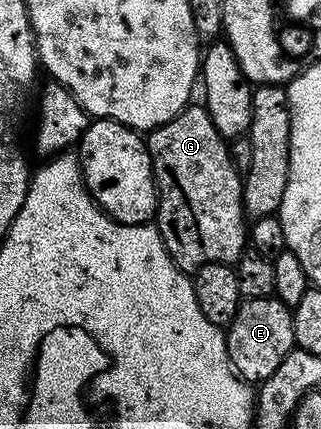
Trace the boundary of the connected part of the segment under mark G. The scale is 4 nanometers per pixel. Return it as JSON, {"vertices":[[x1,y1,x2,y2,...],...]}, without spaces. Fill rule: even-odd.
{"vertices":[[191,104,181,110,172,120,168,120,168,124,160,124,156,129,149,131,145,135,145,144,151,156,151,164,154,166,154,180,157,186,158,204,156,225,162,243,166,246,166,251,170,253,170,259,174,261,179,270,193,272,199,270,204,264,212,264,213,262,224,262,227,264,237,263,241,254,246,253,248,249,248,215,246,209,242,206,242,179,243,175,240,170,234,167,234,158,230,155,227,139,222,137,220,132,216,132,216,124,212,124,212,116,208,116,205,105]]}

